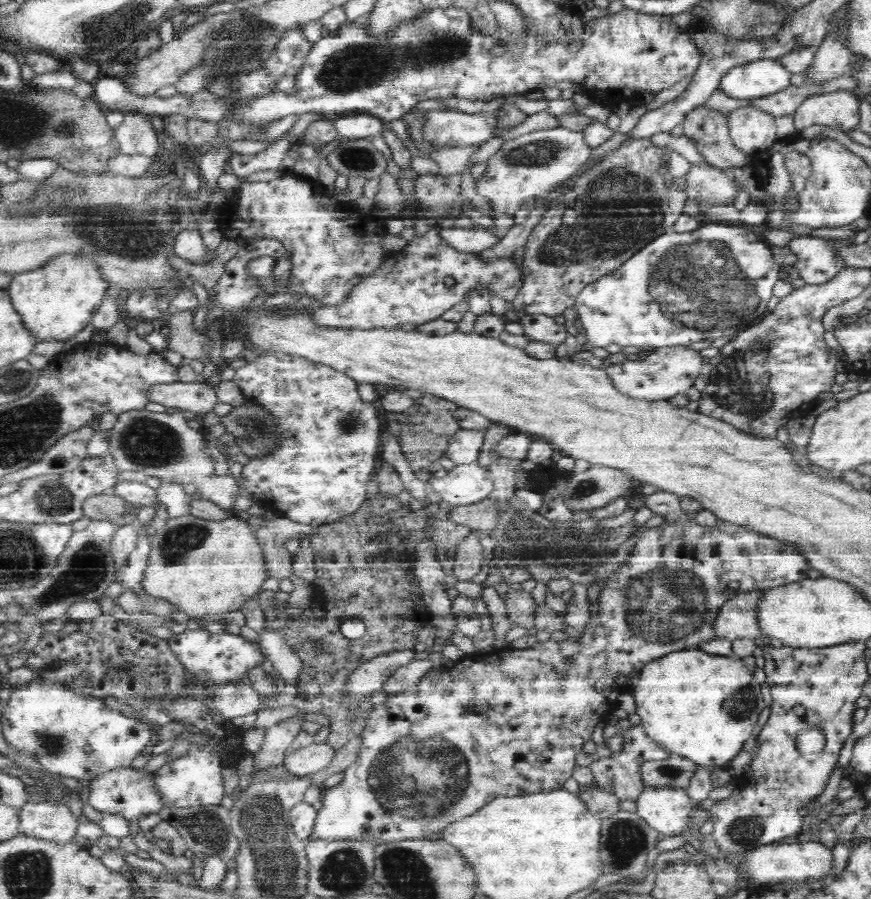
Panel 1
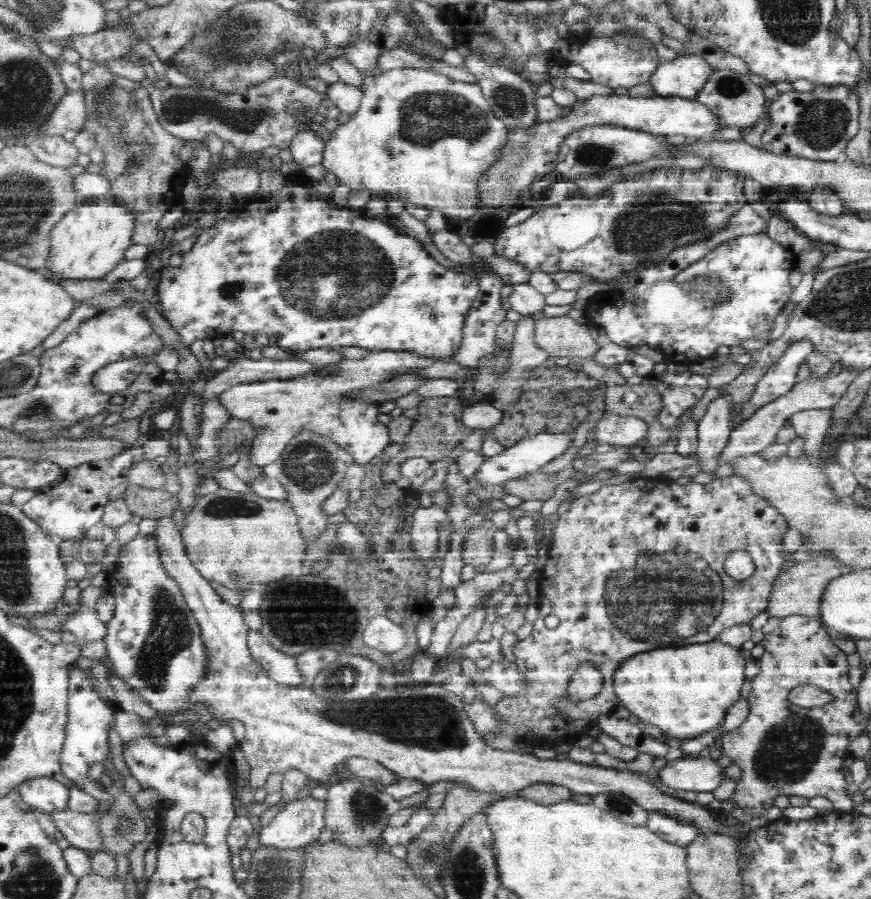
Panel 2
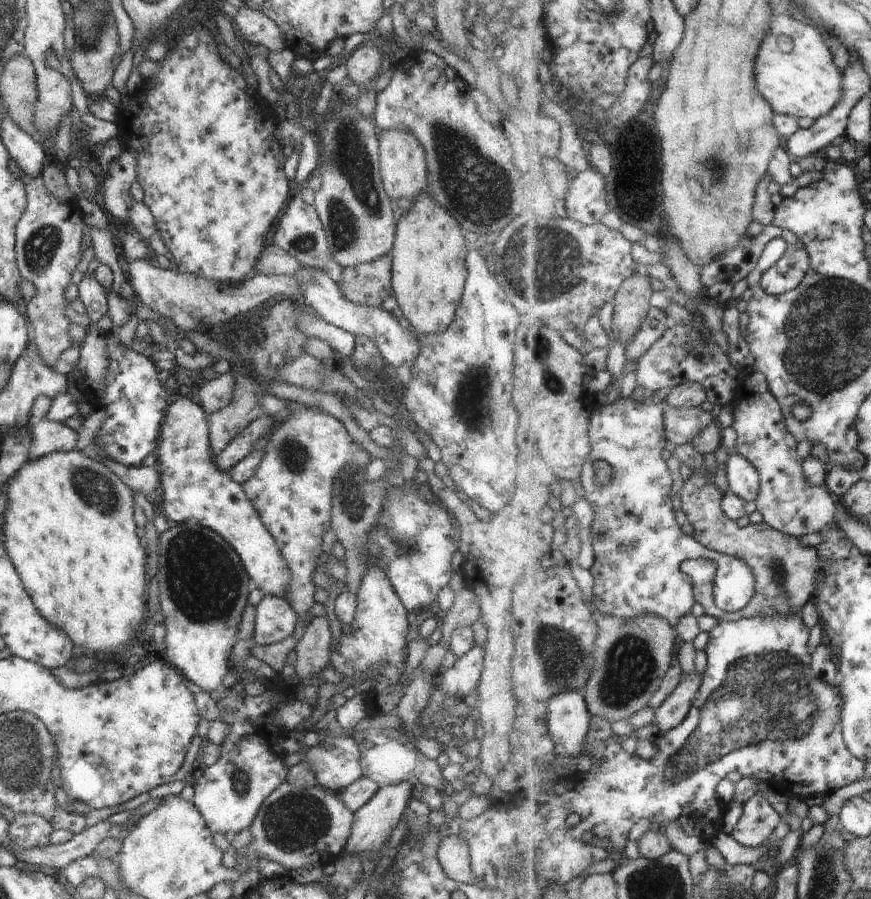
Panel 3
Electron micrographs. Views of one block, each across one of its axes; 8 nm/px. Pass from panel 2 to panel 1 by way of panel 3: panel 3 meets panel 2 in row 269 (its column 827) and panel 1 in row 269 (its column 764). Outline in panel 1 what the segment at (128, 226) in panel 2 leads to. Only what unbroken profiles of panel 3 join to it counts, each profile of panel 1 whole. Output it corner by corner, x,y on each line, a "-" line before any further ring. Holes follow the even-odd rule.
58,257
56,262
13,276
7,288
26,333
35,342
66,342
84,330
106,296
106,285
96,268
82,257

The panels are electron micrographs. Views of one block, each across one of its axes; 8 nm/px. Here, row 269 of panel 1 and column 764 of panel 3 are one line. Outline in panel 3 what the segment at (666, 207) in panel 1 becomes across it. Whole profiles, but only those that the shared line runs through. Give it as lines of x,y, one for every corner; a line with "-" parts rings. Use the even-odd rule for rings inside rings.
693,442
680,445
673,454
694,470
691,478
684,483
681,492
682,509
687,514
689,522
695,527
693,535
713,551
738,556
744,562
748,562
757,580
752,602
744,610
731,613
725,611
716,602
715,581
718,574
716,562
710,559
689,560
685,569
695,583
696,600
701,604
699,612
716,616
720,621
739,621
744,618
756,618
756,616
776,618
776,616
798,614
813,599
814,592
819,592
823,582
826,560
820,556
819,548
806,546
800,538
782,532
765,521
750,523
742,528
723,510
725,494
718,488
713,474
709,472
704,474
706,456
696,448
696,445

